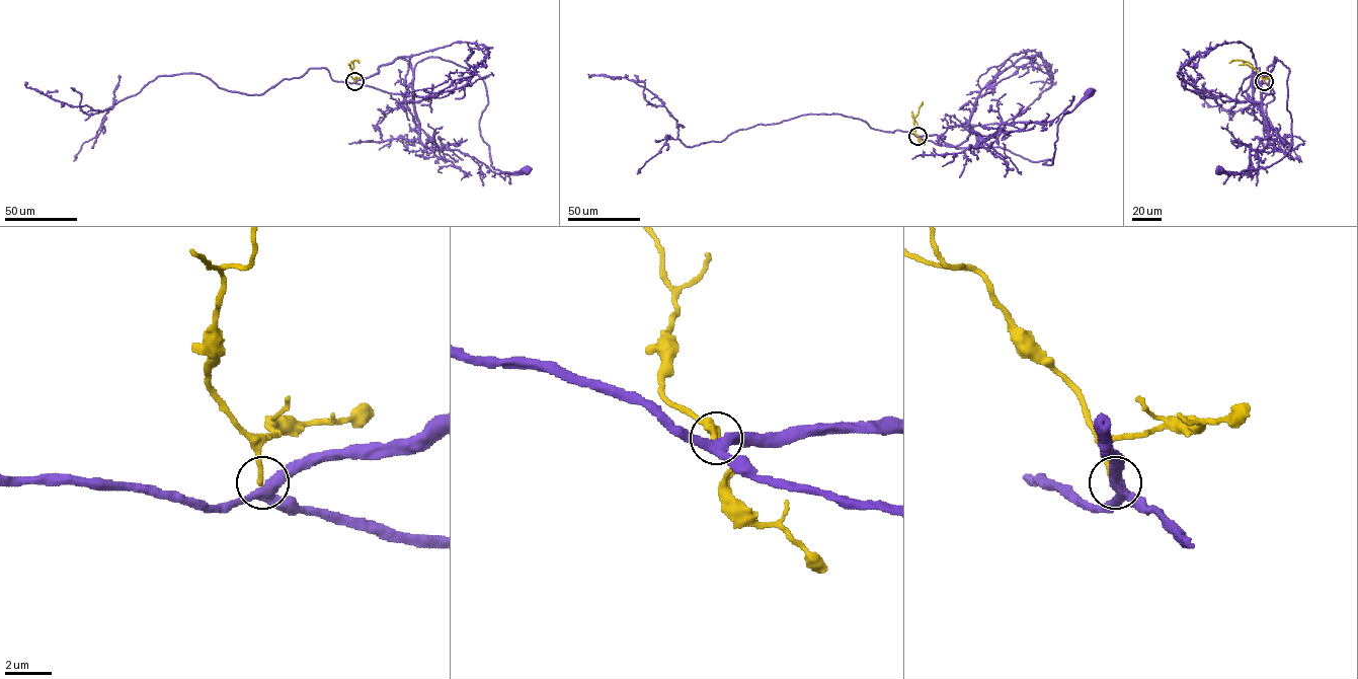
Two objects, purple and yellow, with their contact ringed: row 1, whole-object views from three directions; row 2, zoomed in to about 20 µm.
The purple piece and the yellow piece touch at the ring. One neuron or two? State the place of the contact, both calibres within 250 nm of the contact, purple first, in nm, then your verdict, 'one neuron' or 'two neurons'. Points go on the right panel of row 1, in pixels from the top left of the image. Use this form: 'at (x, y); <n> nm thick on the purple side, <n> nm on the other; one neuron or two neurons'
at (1264, 81); 400 nm thick on the purple side, 240 nm on the other; two neurons

